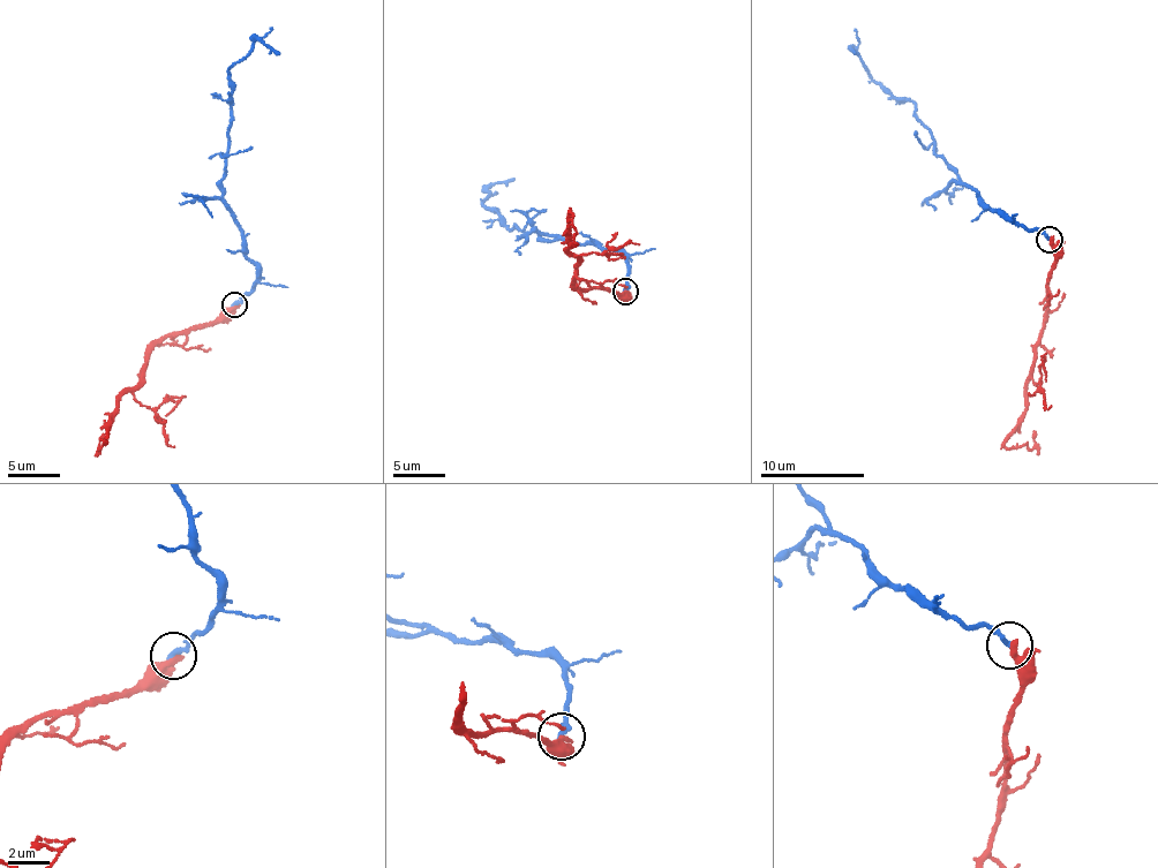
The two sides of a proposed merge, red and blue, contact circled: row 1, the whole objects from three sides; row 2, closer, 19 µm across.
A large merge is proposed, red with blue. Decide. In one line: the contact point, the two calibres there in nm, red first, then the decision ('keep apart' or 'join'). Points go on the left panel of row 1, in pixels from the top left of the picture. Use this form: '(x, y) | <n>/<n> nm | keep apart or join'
(234, 304) | 320/240 nm | keep apart

